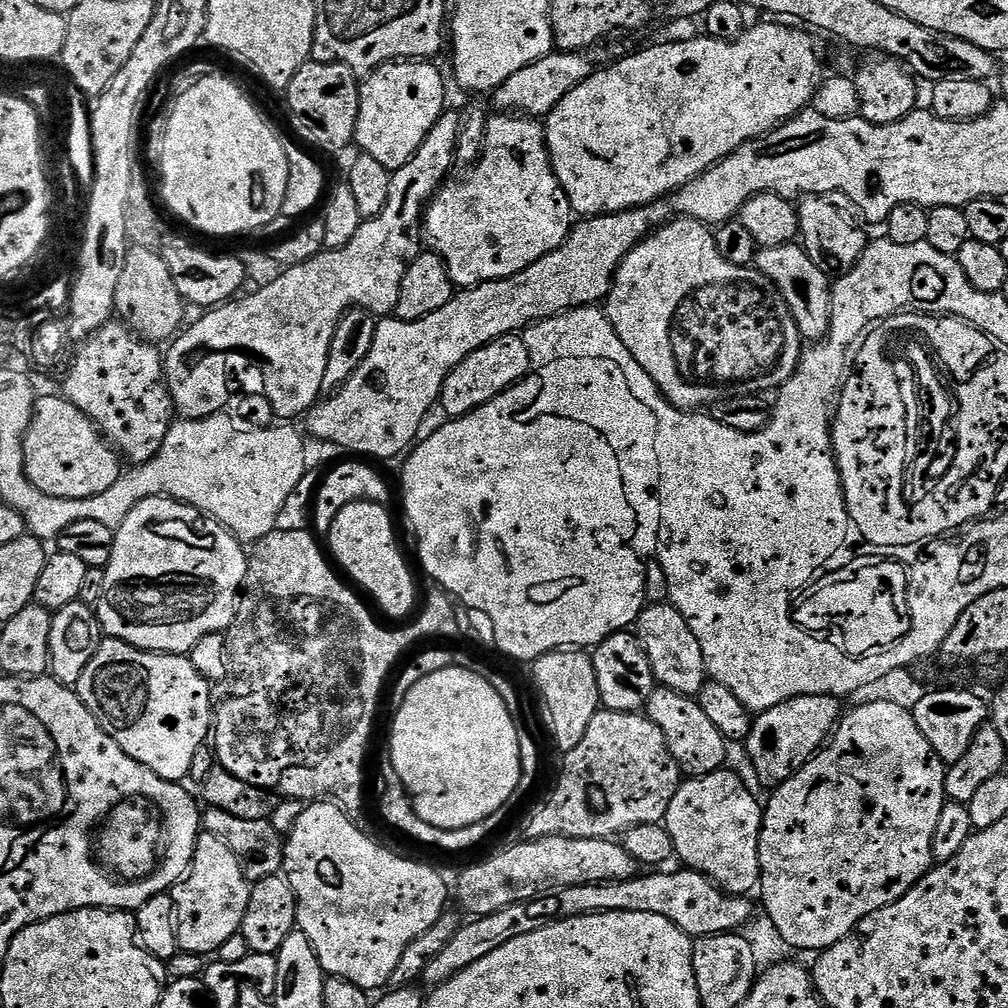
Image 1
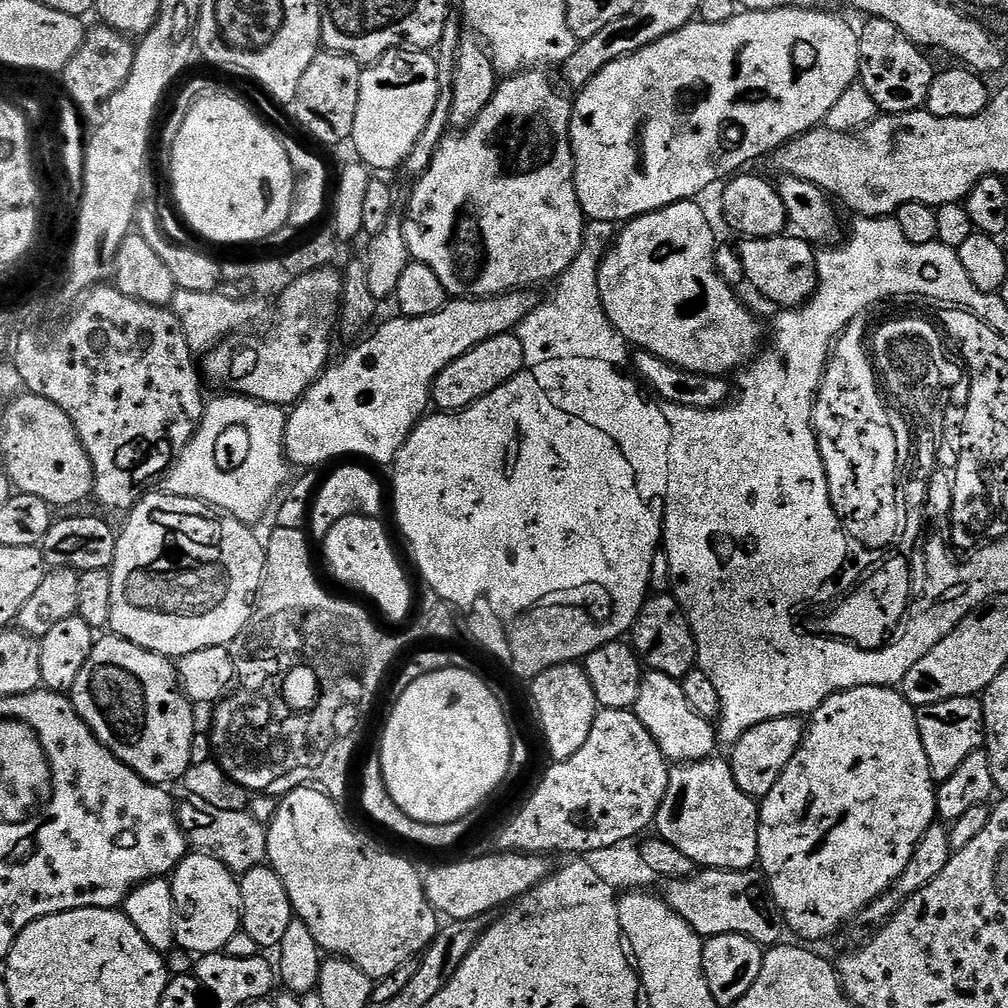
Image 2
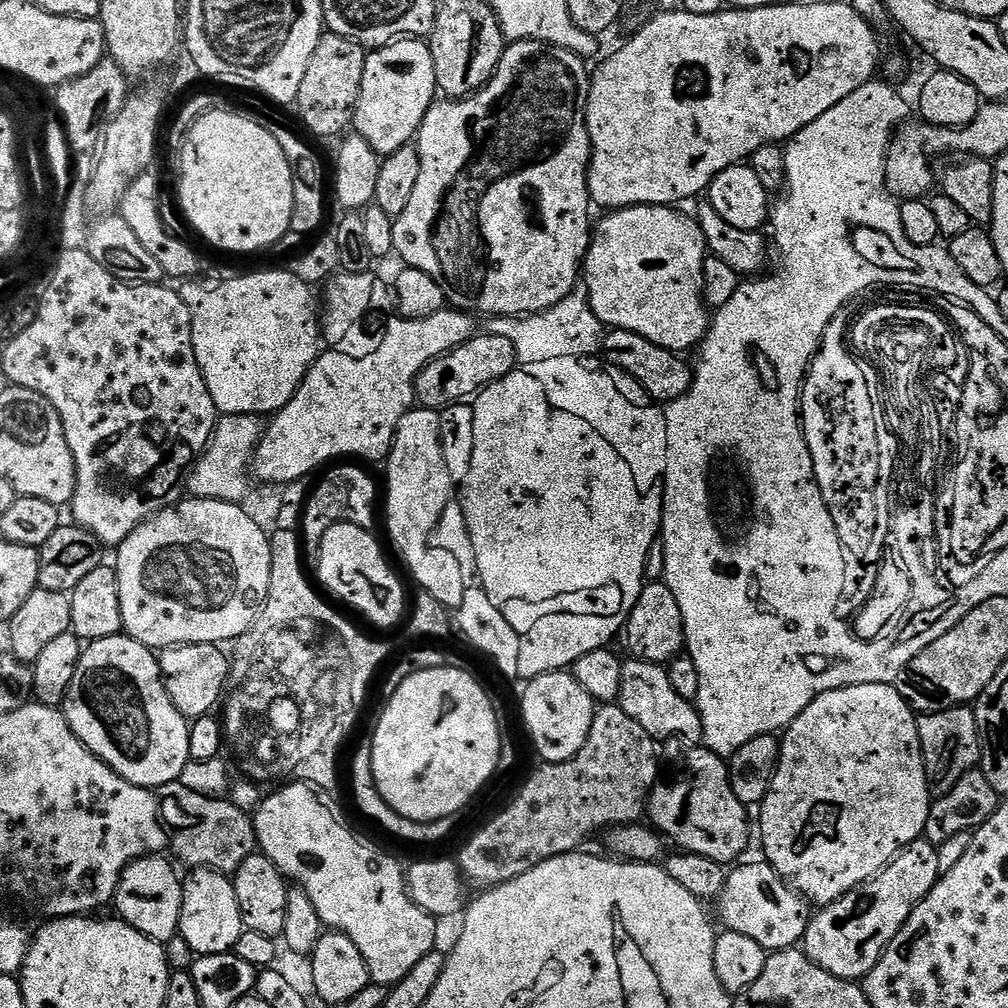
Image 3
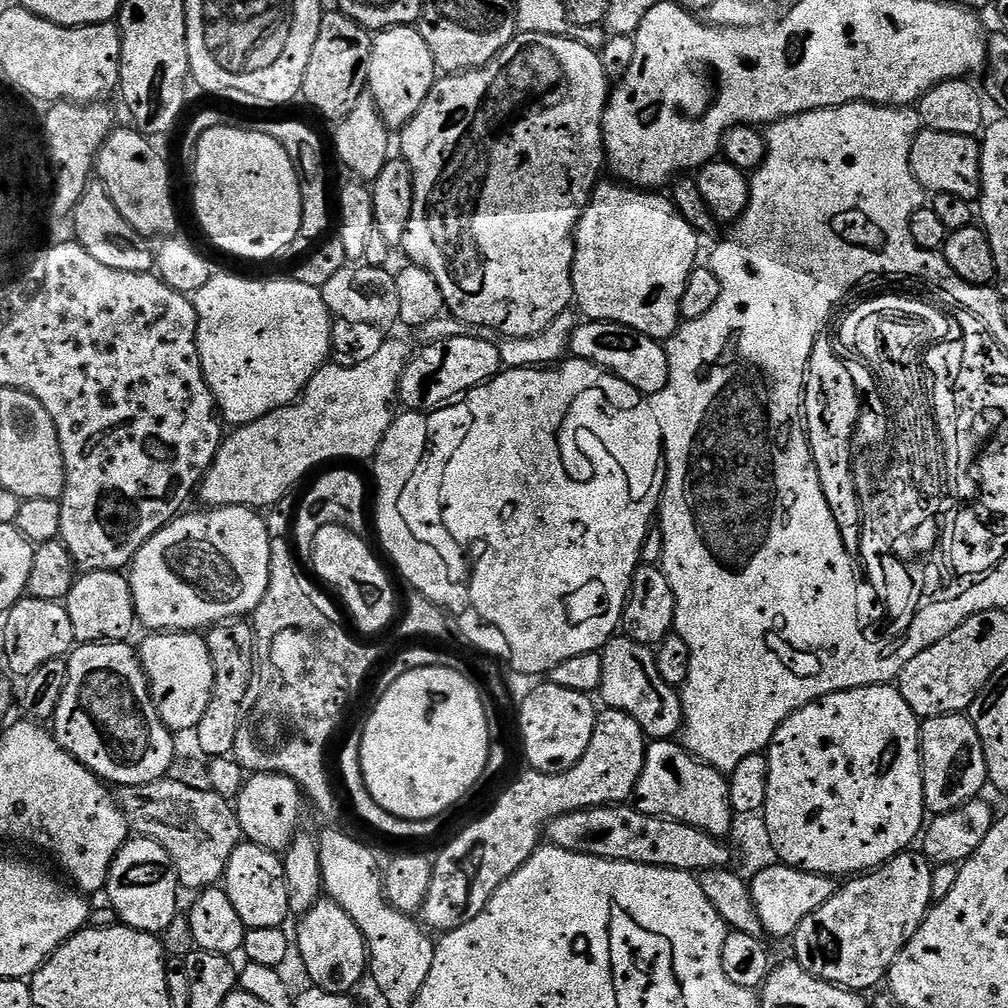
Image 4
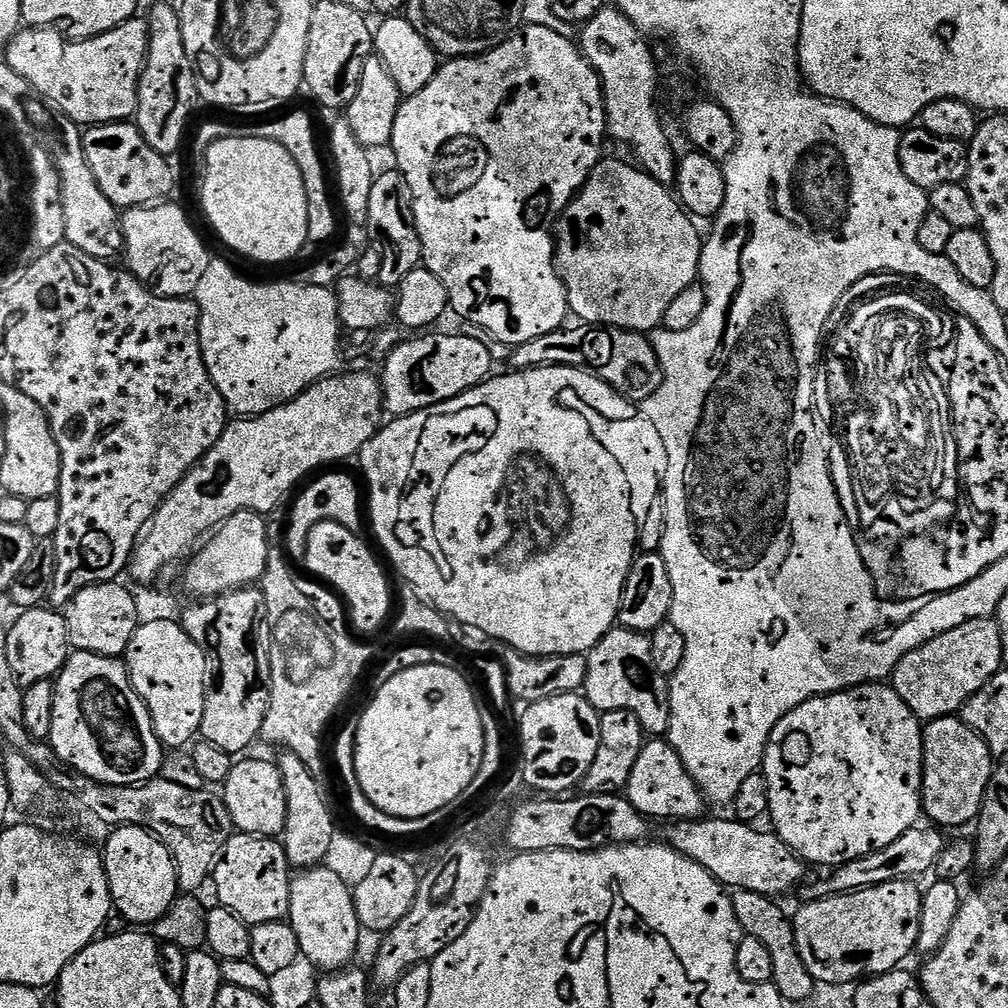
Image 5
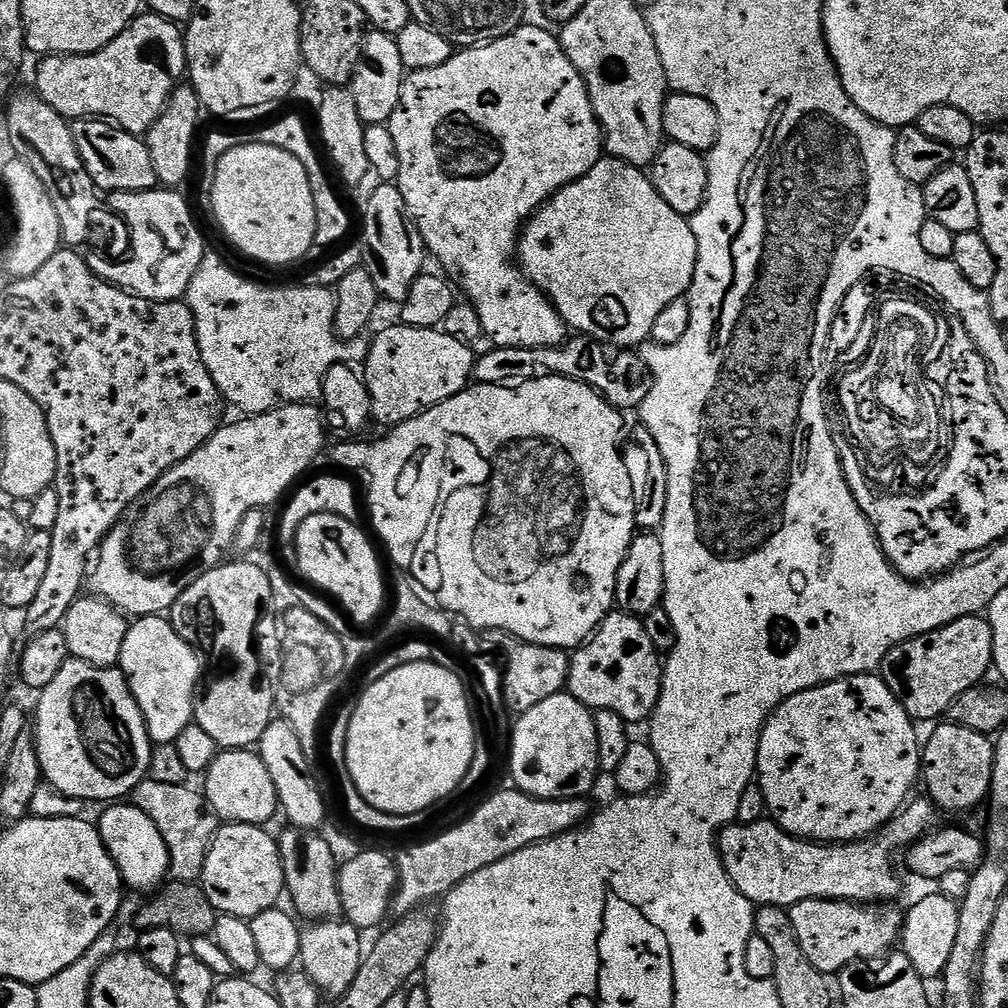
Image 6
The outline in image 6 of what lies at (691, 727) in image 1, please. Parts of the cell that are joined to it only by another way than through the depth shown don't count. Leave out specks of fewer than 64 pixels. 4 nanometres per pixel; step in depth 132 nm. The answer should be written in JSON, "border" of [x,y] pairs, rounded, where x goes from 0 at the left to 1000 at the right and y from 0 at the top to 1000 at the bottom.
{"border":[[[608,605],[587,628],[585,634],[566,648],[563,661],[563,686],[573,696],[577,696],[584,704],[608,706],[613,708],[624,719],[630,720],[634,714],[642,715],[655,694],[657,678],[657,651],[649,645],[649,637],[641,630],[639,616],[634,611],[623,607]]]}

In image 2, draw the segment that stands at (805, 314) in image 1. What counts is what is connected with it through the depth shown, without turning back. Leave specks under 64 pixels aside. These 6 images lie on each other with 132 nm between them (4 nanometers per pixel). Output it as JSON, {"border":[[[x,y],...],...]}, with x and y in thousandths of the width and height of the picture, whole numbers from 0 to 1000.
{"border":[[[775,232],[764,236],[738,236],[732,249],[738,277],[750,290],[755,290],[771,307],[792,306],[810,286],[810,250],[807,243],[793,233]]]}

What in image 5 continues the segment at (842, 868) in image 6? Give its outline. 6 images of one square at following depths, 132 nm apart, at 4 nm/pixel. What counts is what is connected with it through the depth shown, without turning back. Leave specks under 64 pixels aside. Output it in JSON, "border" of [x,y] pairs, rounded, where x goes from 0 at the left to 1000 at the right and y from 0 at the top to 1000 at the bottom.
{"border":[[[690,812],[678,818],[674,844],[683,852],[692,855],[719,882],[748,883],[756,887],[774,891],[798,869],[799,854],[774,834],[769,824],[753,825],[750,819],[729,812],[723,813],[698,813]]]}

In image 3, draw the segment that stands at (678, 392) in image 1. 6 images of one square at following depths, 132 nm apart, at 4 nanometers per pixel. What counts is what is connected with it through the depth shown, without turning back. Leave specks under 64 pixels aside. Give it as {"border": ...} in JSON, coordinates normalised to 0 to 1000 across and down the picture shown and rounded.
{"border":[[[634,202],[632,206],[613,206],[596,213],[599,215],[592,226],[590,223],[587,241],[579,251],[577,282],[580,282],[583,302],[596,322],[637,331],[649,343],[679,351],[682,345],[689,346],[701,334],[698,333],[701,329],[703,332],[704,310],[697,294],[698,233],[686,213],[678,214],[671,209],[675,208],[667,204]]]}

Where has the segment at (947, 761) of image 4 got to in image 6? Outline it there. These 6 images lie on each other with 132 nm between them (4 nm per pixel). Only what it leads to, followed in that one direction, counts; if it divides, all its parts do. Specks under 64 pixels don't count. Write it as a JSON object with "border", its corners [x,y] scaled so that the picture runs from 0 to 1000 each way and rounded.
{"border":[[[933,716],[915,738],[915,778],[921,781],[920,793],[934,807],[960,806],[981,793],[986,764],[985,735],[977,727],[967,726],[957,718]]]}

